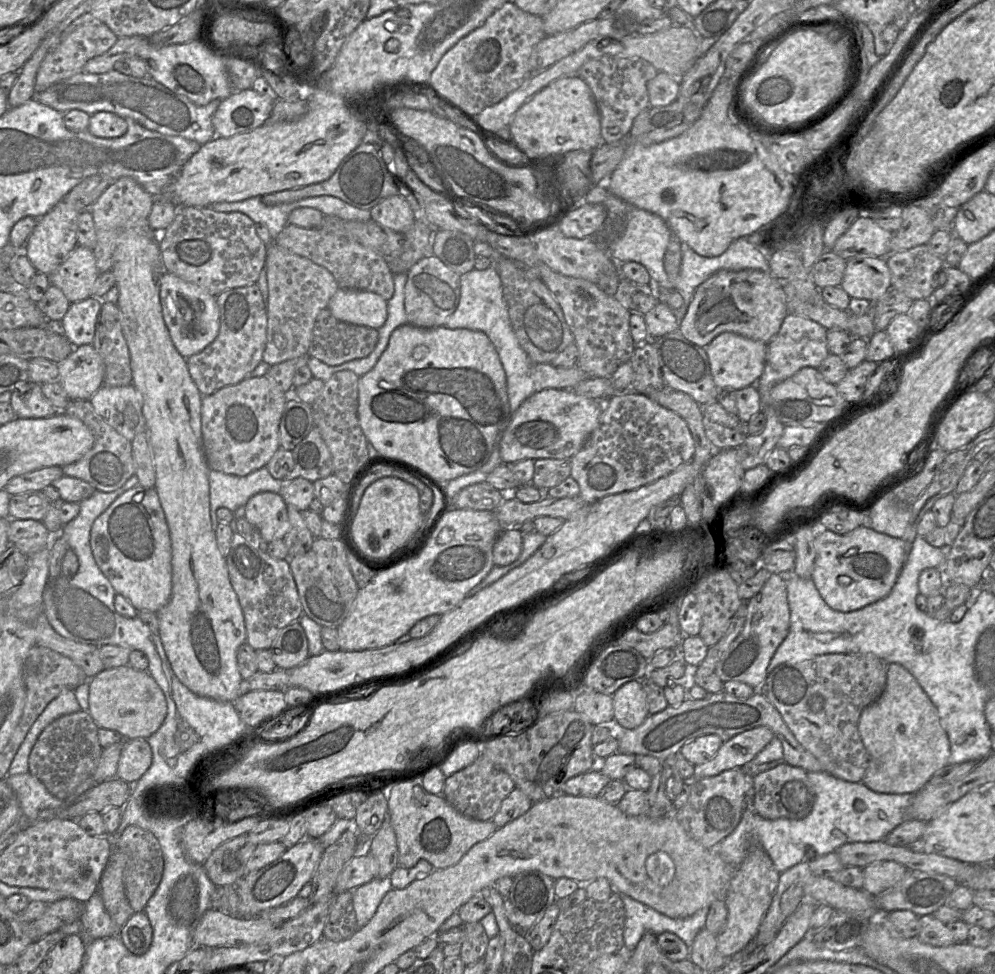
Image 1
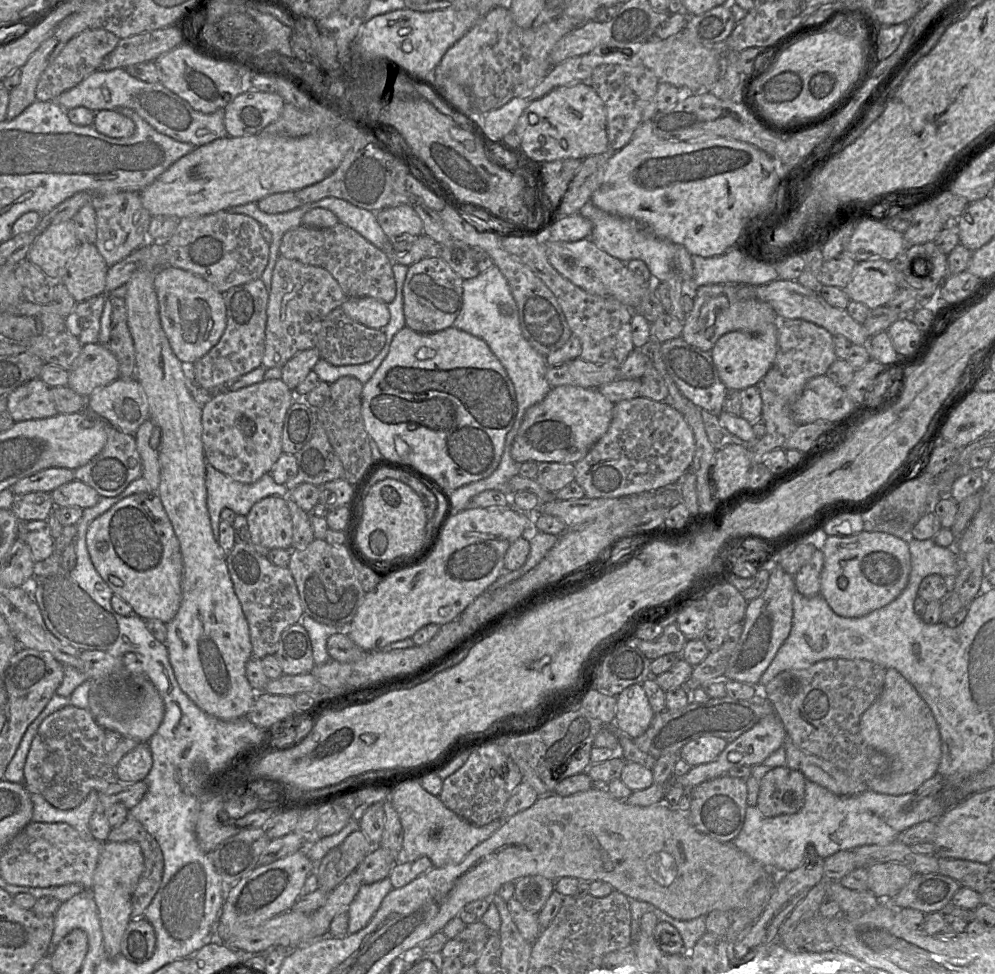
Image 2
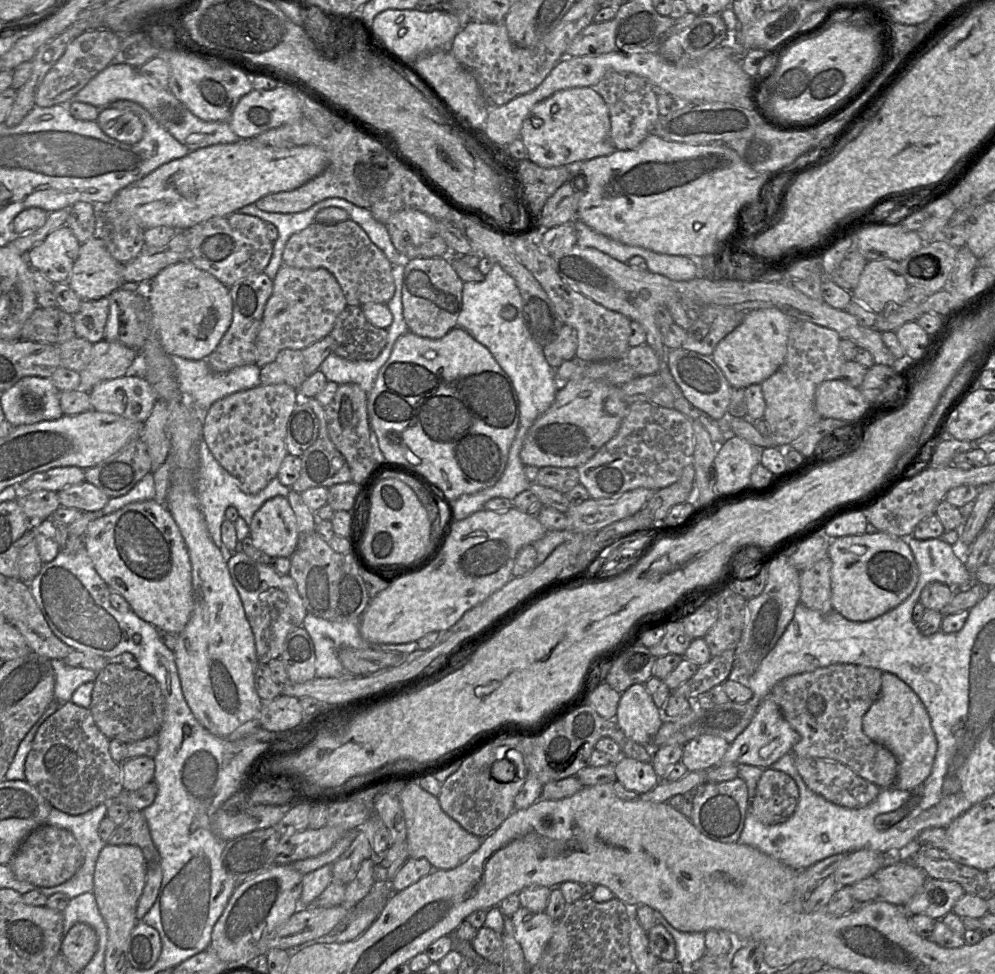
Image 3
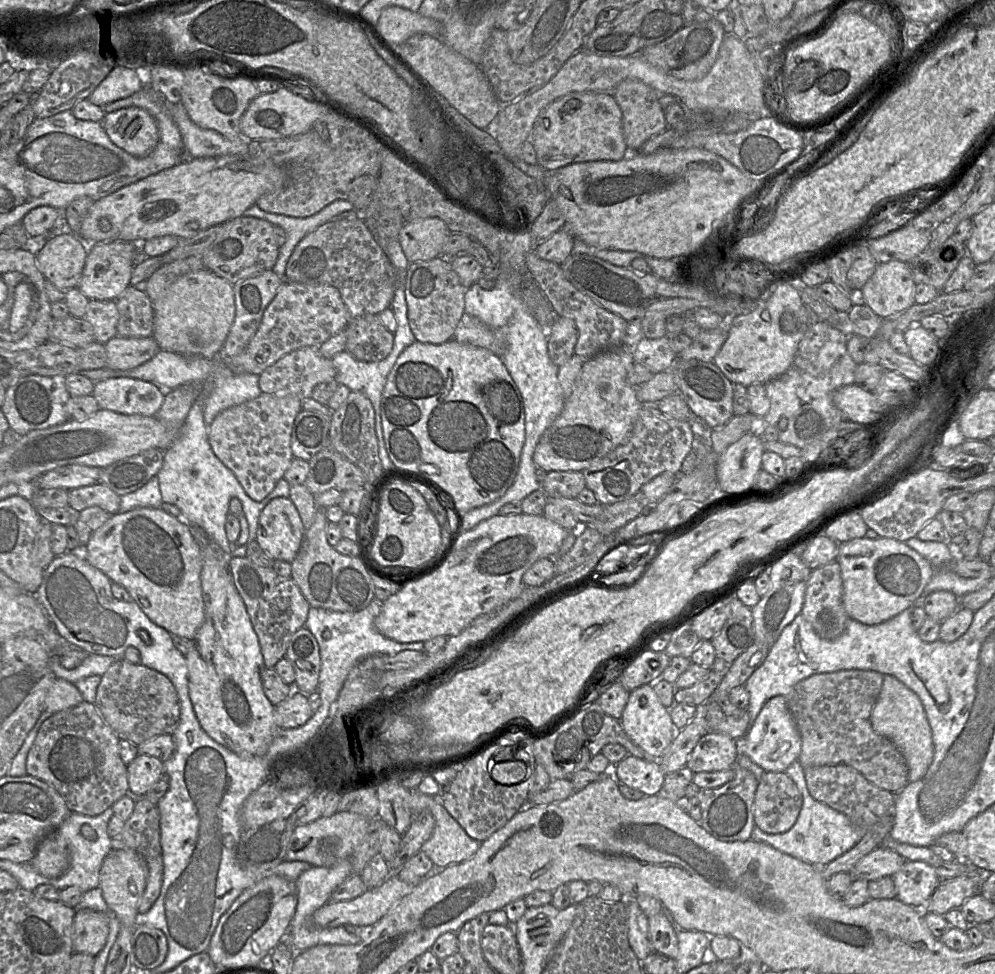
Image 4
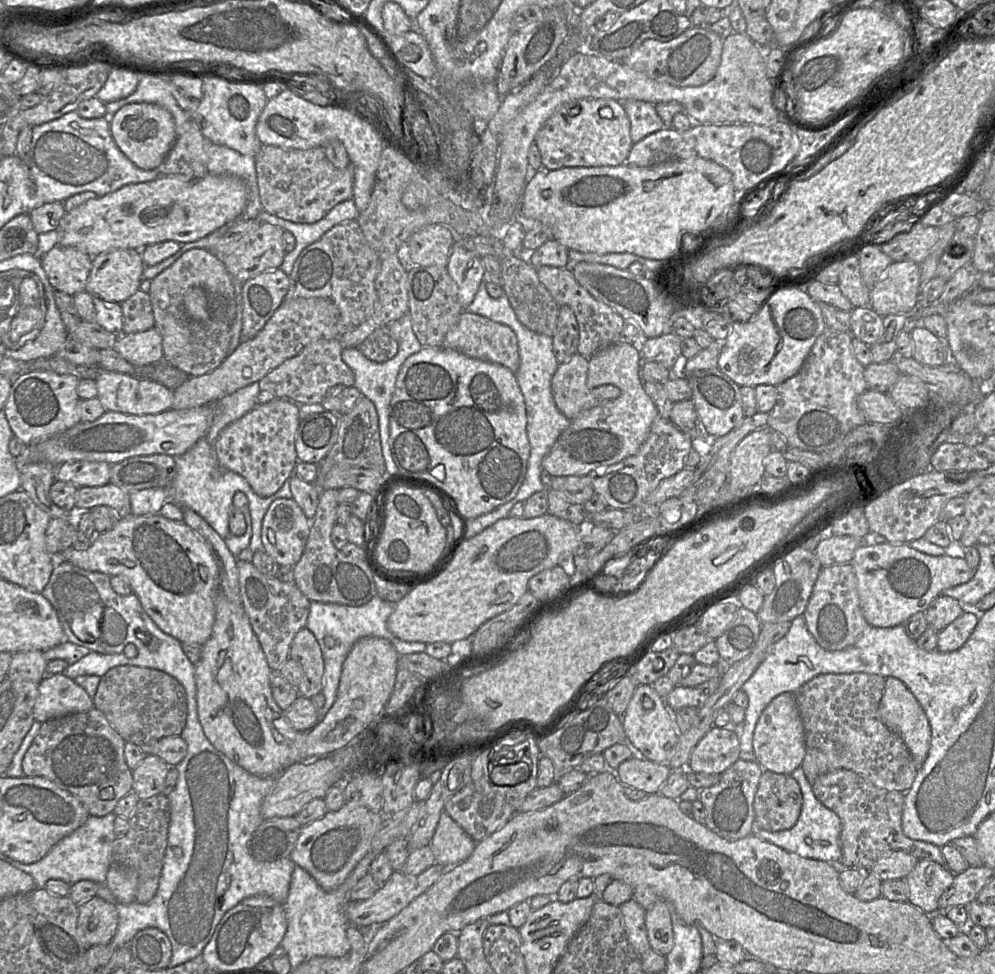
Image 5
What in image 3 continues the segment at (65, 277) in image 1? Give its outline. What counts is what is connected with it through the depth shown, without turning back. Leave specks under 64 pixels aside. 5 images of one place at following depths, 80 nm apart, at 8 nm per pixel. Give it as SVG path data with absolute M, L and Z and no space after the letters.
M94 237L80 245L67 284L82 301L108 297L124 283L123 265L110 254L103 239Z

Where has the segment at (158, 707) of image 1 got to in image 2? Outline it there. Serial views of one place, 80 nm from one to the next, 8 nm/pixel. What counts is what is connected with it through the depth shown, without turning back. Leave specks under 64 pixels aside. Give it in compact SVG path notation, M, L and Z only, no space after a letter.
M121 676L94 680L89 693L88 710L105 731L114 731L123 738L147 742L159 728L164 718L164 702L151 681L135 684Z

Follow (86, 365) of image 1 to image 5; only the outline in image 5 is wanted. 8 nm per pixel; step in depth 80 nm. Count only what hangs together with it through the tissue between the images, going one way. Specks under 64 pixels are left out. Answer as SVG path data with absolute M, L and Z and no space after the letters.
M154 326L146 331L119 335L112 349L134 366L153 365L163 360L162 336Z

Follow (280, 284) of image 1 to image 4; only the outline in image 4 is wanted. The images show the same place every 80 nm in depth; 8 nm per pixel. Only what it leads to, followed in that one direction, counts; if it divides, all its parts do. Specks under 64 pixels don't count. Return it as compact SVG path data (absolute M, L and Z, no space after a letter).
M284 280L246 348L238 355L221 360L235 374L251 373L259 376L293 351L303 347L319 347L342 332L349 320L349 313L337 288L328 284L306 285Z

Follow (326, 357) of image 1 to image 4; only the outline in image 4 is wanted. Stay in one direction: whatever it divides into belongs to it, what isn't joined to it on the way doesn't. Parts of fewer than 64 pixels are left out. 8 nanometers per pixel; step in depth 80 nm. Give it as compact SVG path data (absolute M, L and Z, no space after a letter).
M366 314L352 318L343 331L346 333L344 351L356 360L380 361L393 349L394 334L380 322L378 315Z

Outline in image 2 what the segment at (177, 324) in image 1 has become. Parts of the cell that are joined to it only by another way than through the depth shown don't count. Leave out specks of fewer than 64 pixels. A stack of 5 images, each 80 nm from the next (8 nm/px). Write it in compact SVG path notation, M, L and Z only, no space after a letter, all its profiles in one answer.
M167 265L154 276L159 316L162 328L176 357L191 366L220 340L226 328L226 308L223 293L202 277Z

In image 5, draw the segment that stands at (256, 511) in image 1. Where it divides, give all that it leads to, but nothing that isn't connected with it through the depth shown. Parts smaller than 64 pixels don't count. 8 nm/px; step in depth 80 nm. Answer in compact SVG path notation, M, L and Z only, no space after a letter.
M291 498L272 502L261 527L264 552L280 566L294 567L300 560L310 532L310 520Z

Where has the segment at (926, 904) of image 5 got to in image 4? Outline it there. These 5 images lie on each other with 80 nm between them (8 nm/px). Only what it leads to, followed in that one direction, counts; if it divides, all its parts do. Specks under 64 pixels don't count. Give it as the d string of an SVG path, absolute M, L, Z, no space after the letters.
M906 860L899 871L891 876L897 889L897 899L919 911L923 910L931 896L941 883L933 867L922 861Z

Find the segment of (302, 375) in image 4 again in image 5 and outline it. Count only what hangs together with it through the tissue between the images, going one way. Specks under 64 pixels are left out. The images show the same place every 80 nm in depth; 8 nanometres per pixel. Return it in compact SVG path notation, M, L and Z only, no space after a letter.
M338 338L320 339L285 360L258 381L264 399L288 399L296 404L321 404L327 390L335 385L354 386L354 373L342 360Z

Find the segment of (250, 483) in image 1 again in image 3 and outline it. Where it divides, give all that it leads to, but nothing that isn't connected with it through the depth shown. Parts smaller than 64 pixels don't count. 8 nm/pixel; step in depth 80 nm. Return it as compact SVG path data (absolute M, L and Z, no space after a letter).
M202 439L199 443L199 466L194 473L194 492L197 496L199 508L204 516L211 539L224 554L228 555L230 552L227 552L221 538L221 526L225 520L226 509L229 506L235 507L239 516L250 526L253 515L267 500L276 496L287 497L290 487L281 484L276 477L258 494L246 494L241 489L238 480L217 462L206 442Z

